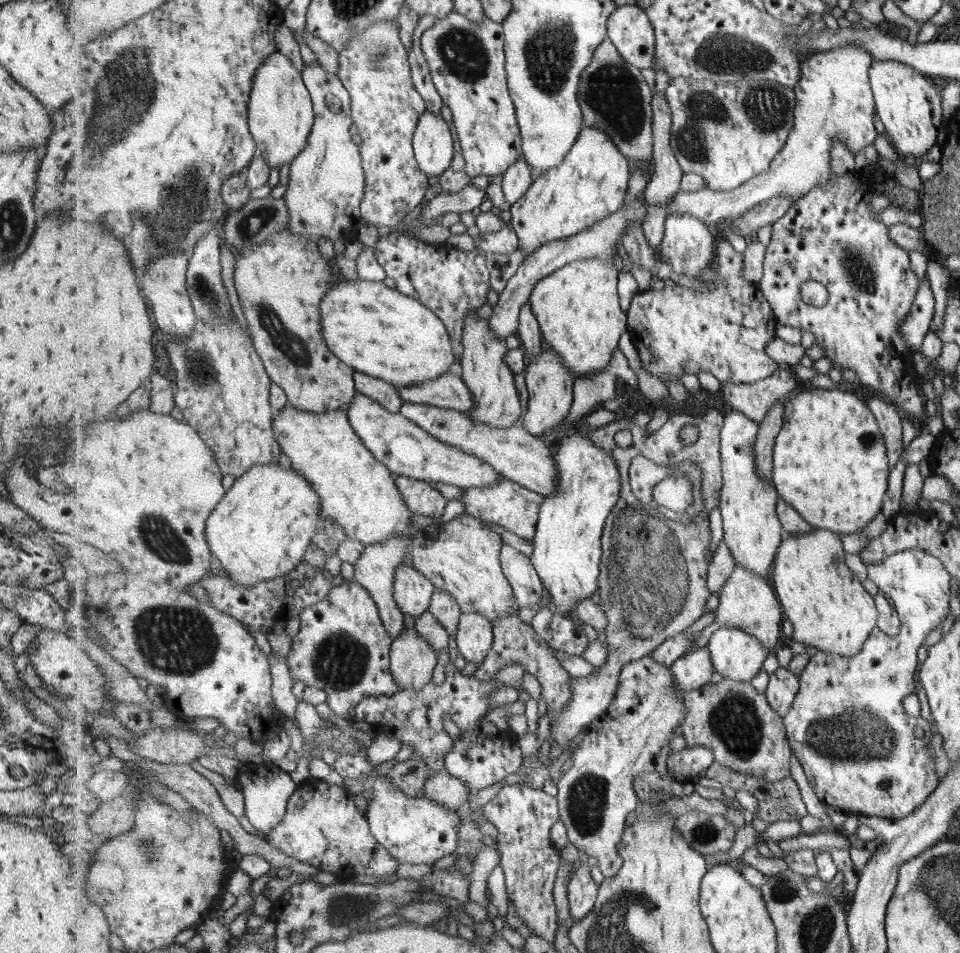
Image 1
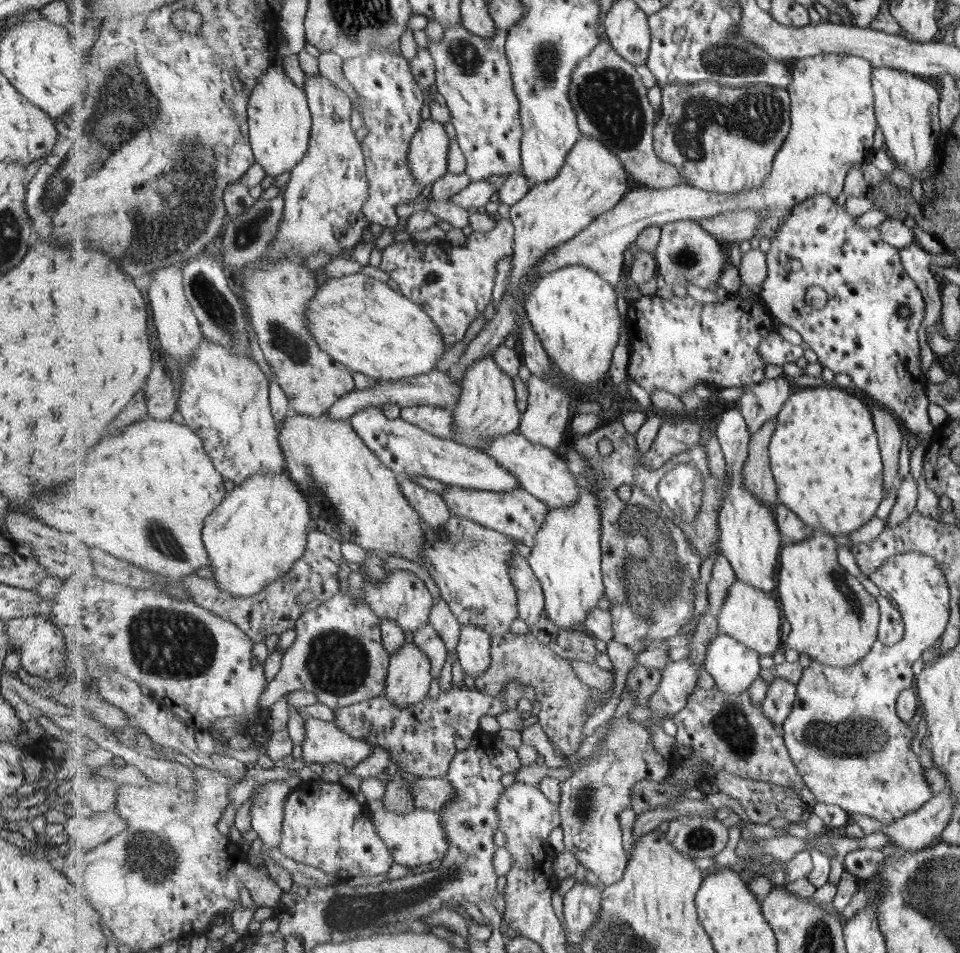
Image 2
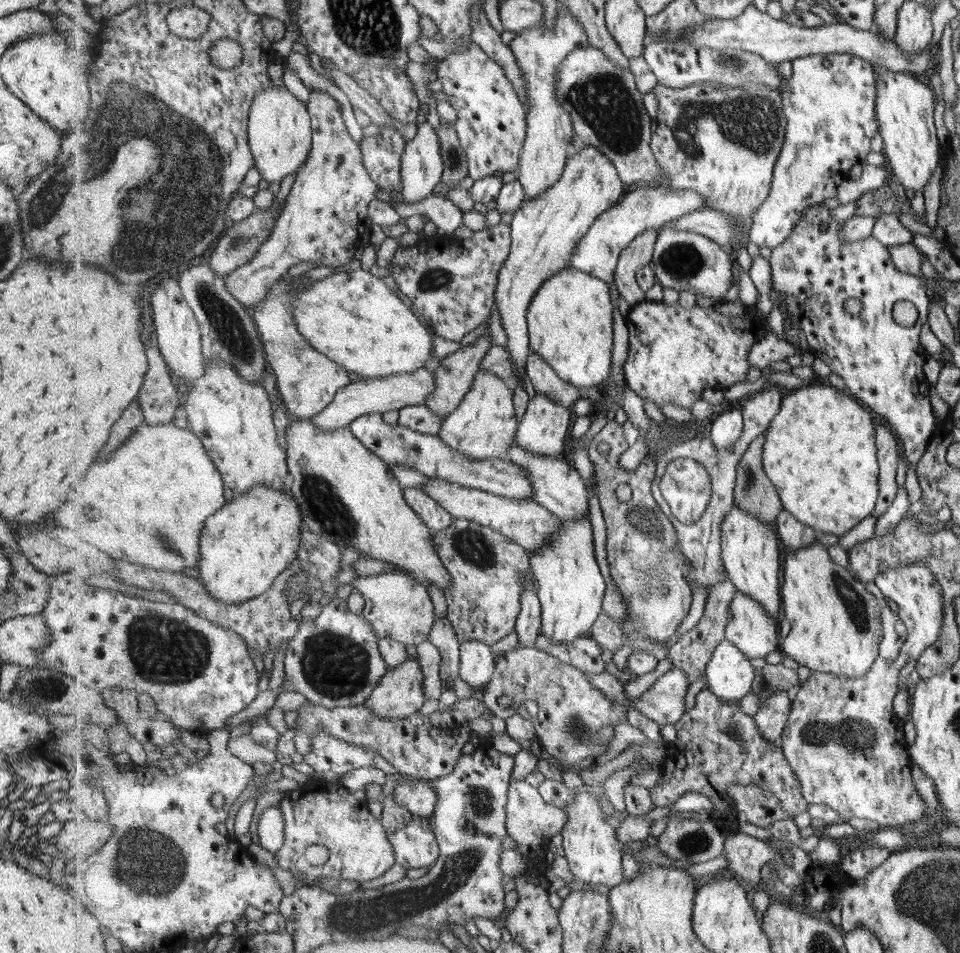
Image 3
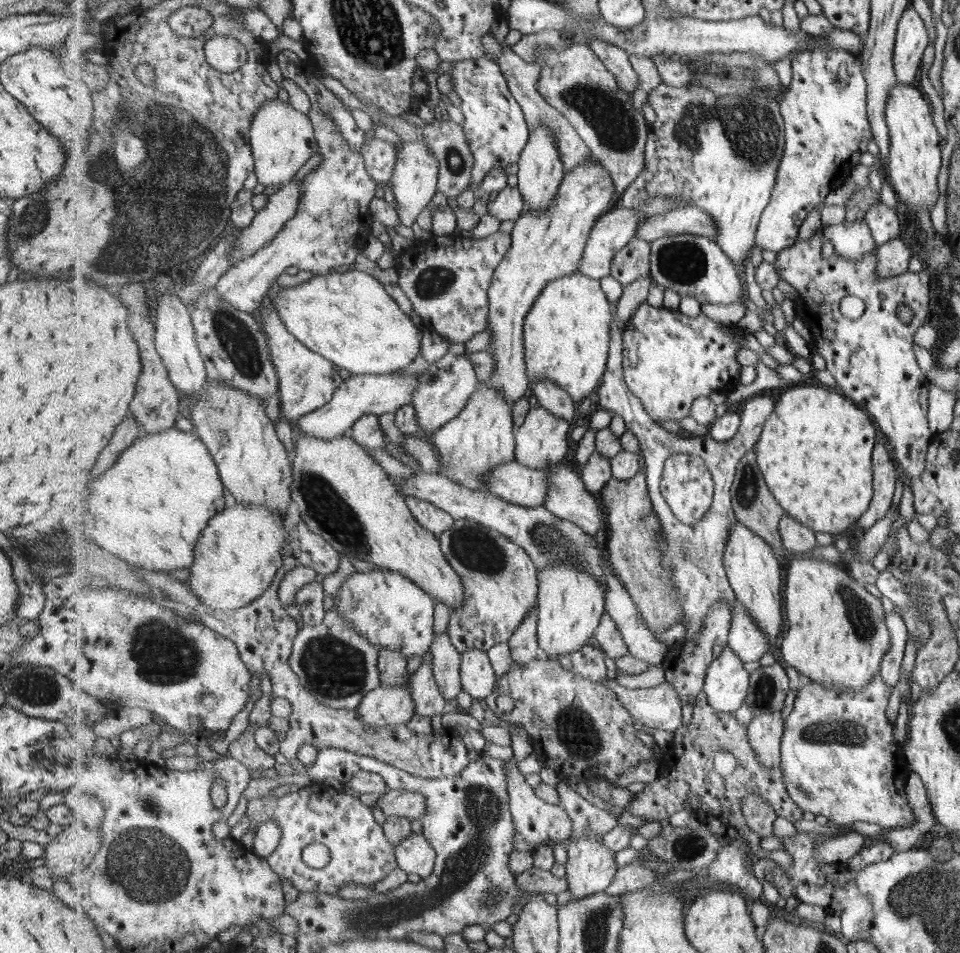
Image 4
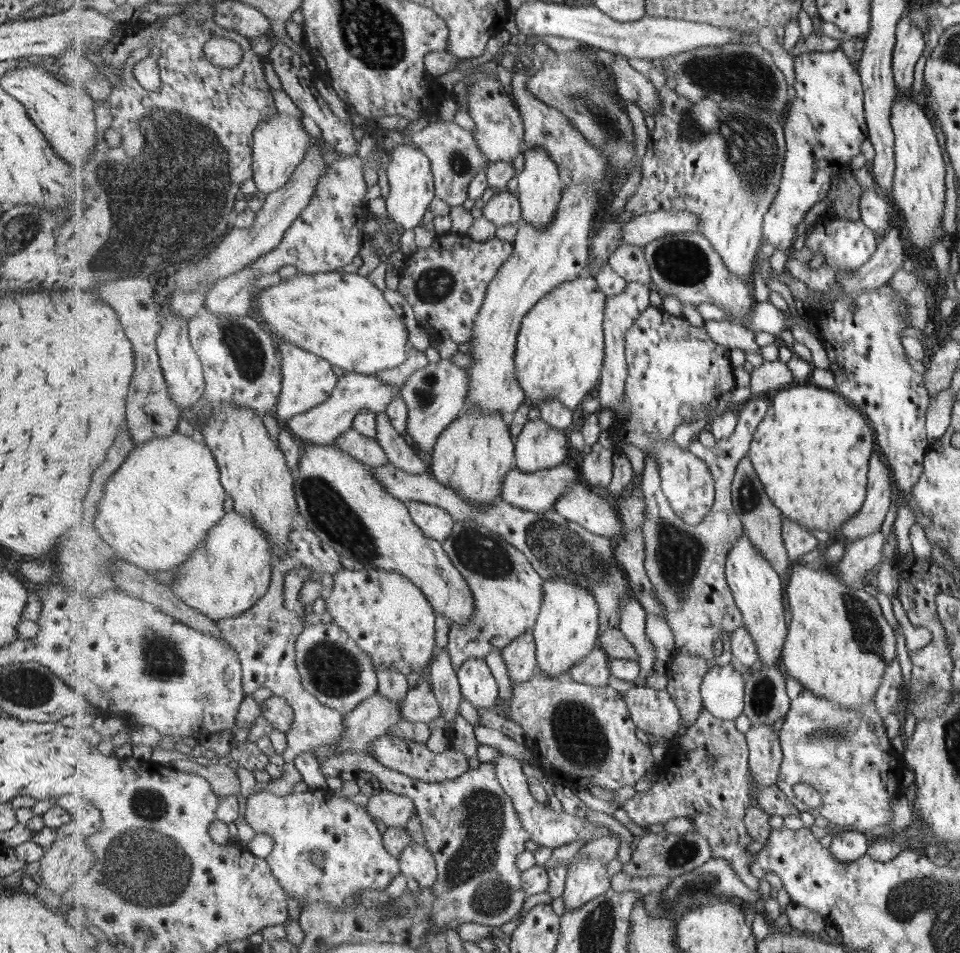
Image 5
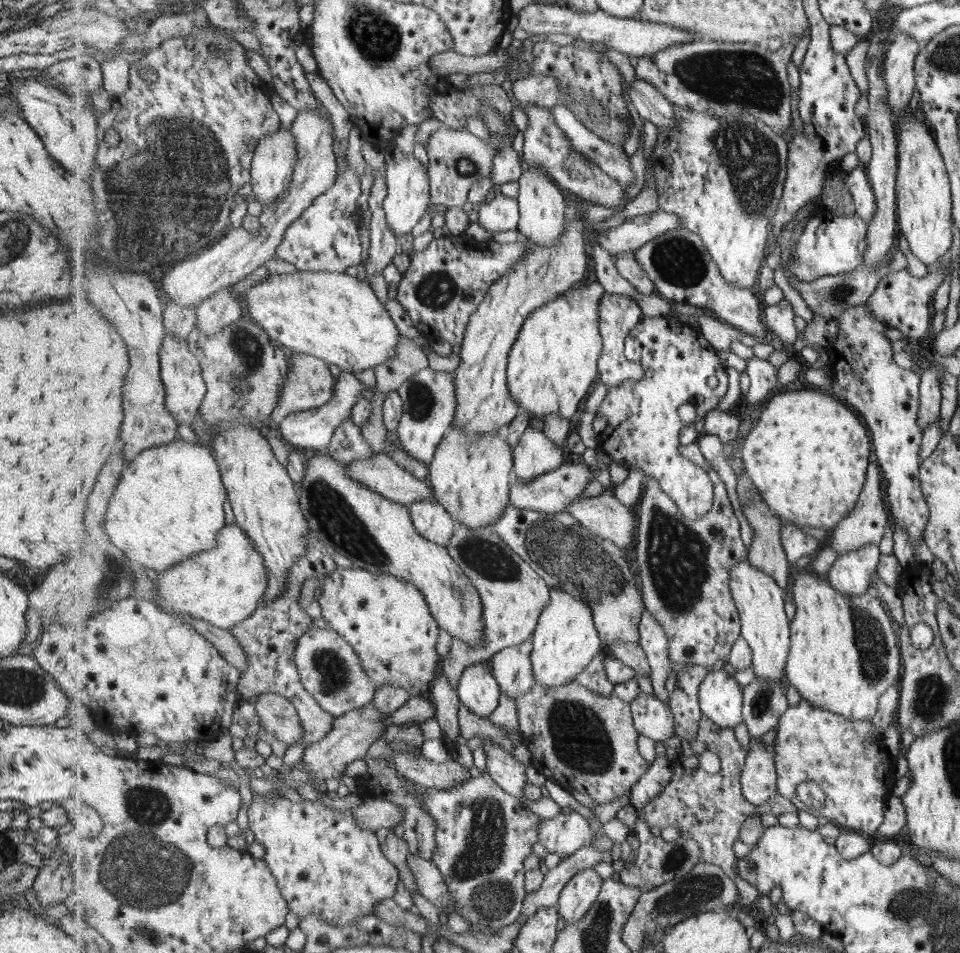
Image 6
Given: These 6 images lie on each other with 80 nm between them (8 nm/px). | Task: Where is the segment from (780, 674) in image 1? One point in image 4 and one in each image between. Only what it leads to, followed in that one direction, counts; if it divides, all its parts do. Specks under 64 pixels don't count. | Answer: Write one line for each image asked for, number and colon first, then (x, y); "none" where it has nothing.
2: (778, 705)
3: (772, 718)
4: (765, 732)

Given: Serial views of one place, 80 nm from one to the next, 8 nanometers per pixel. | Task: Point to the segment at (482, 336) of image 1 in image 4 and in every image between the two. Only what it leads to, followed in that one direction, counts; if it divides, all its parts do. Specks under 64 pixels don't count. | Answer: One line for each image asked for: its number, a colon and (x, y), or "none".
2: (488, 409)
3: (485, 425)
4: (483, 435)

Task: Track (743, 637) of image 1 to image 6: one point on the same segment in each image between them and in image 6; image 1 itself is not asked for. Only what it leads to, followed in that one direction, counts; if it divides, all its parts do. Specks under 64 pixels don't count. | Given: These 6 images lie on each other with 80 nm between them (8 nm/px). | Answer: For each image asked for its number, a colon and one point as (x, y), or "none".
2: (734, 666)
3: (730, 674)
4: (727, 684)
5: (724, 689)
6: (721, 698)

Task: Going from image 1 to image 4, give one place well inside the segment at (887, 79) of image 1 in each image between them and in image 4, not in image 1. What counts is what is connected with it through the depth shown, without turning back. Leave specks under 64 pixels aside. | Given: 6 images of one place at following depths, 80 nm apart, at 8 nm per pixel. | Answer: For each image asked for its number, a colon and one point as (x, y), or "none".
2: (906, 107)
3: (904, 107)
4: (914, 163)

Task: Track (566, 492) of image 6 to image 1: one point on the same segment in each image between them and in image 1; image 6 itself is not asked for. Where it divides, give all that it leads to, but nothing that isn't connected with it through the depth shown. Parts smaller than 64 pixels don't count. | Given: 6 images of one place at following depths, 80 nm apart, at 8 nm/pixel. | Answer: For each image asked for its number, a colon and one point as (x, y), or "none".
1: (408, 450)
2: (406, 449)
3: (398, 444)
4: (515, 482)
5: (540, 491)

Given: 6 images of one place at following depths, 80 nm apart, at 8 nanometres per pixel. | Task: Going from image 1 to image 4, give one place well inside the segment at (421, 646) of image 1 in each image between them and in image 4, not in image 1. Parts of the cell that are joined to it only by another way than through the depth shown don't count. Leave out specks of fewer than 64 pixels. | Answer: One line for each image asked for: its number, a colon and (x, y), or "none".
2: (410, 672)
3: (401, 693)
4: (384, 706)

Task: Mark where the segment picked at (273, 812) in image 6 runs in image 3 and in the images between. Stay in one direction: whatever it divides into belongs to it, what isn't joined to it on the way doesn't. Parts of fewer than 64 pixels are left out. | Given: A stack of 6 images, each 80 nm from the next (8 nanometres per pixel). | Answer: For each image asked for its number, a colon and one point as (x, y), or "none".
3: (317, 812)
4: (360, 852)
5: (357, 860)

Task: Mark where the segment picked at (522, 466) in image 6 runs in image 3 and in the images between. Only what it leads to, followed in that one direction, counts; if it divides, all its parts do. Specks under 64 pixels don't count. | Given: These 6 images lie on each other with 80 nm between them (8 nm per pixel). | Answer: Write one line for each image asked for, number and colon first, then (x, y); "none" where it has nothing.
3: (543, 431)
4: (543, 440)
5: (540, 446)

